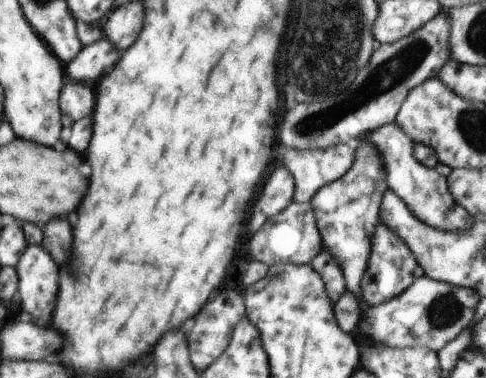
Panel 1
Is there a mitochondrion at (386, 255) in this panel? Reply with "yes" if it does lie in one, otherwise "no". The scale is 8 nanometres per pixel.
yes

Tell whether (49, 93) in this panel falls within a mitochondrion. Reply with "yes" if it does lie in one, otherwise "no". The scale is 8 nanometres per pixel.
no

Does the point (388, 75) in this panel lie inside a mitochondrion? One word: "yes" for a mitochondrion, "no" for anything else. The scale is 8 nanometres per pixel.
yes

